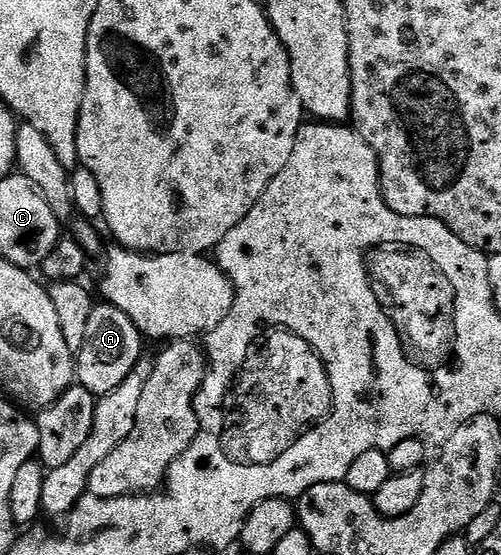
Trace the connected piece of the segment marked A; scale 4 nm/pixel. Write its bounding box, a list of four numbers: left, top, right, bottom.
[75,303,143,395]

